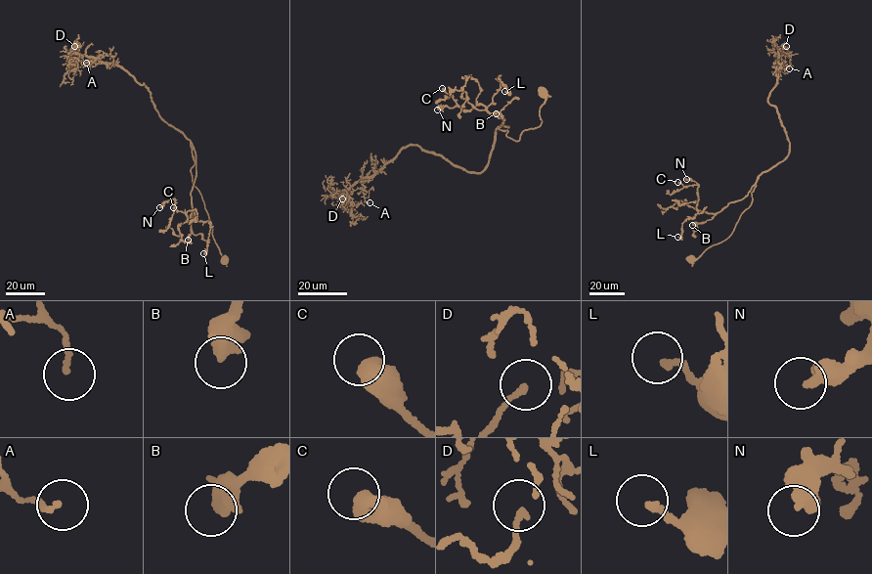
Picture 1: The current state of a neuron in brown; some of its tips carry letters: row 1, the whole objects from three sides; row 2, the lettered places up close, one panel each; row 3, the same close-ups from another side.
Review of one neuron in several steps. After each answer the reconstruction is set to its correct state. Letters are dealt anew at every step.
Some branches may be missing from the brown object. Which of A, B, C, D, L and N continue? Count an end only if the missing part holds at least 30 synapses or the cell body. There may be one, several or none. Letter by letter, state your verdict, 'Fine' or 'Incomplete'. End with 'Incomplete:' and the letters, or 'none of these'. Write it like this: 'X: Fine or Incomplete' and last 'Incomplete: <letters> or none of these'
A: Fine
B: Fine
C: Fine
D: Fine
L: Fine
N: Fine
Incomplete: none of these

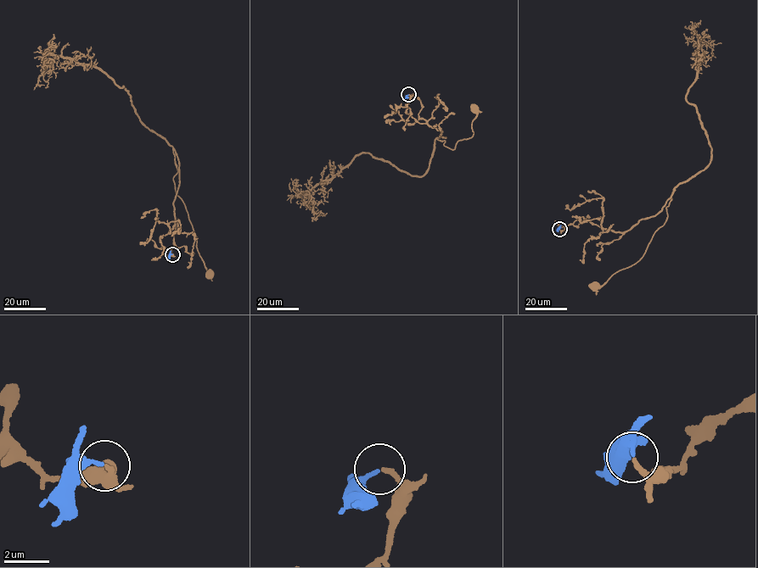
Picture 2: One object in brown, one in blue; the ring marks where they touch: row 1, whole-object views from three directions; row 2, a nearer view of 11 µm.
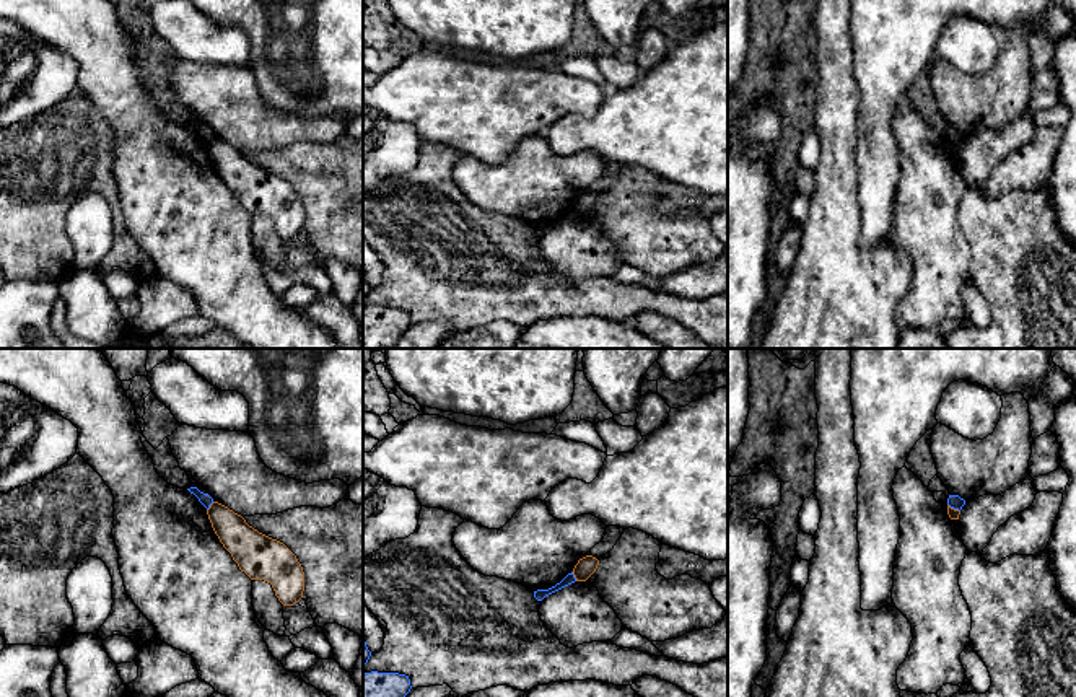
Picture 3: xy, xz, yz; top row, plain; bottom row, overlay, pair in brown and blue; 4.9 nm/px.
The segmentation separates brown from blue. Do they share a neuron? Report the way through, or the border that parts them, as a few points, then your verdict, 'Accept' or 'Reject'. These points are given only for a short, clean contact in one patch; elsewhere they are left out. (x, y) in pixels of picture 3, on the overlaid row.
Boundary: xz (572, 572), (577, 580). Reject

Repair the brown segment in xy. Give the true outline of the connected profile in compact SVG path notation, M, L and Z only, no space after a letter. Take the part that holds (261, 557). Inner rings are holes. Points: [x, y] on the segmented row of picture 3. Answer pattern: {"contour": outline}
{"contour": "M218 502L210 505L207 515L241 572L251 580L270 583L283 606L293 606L303 598L303 567L283 542L259 533L241 515Z"}

